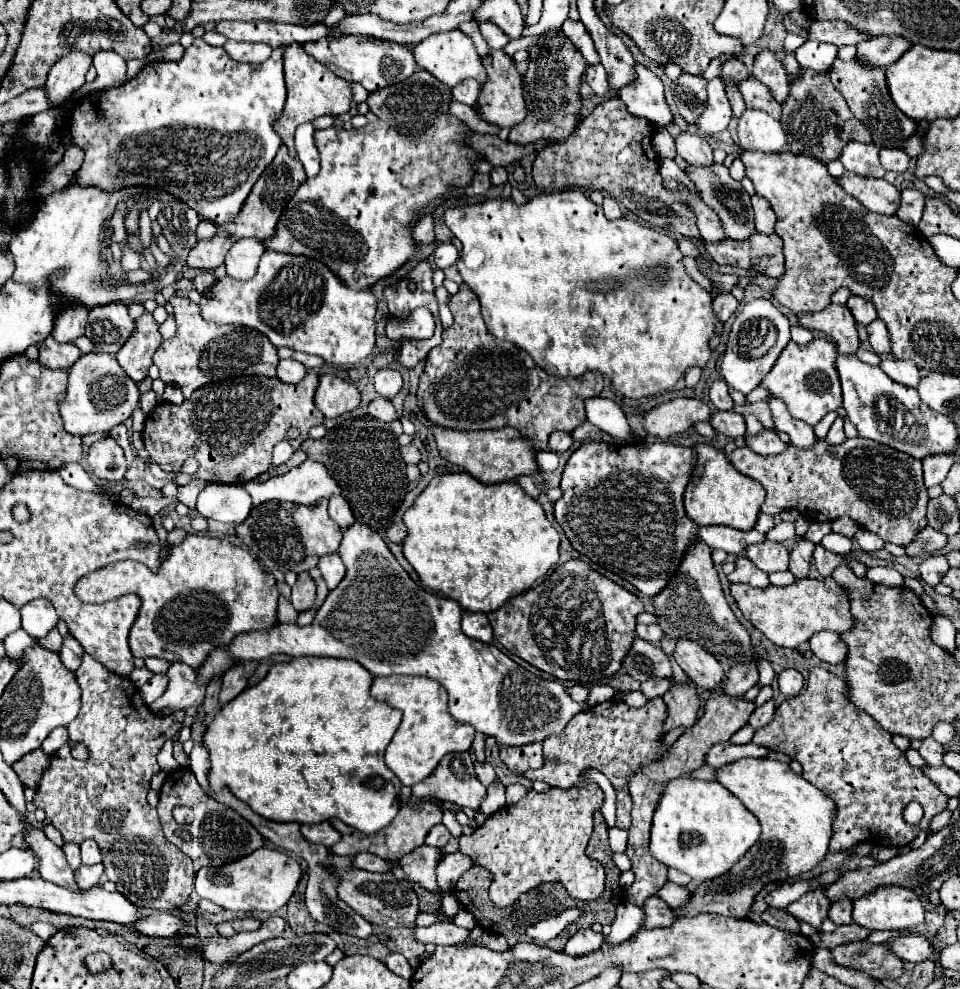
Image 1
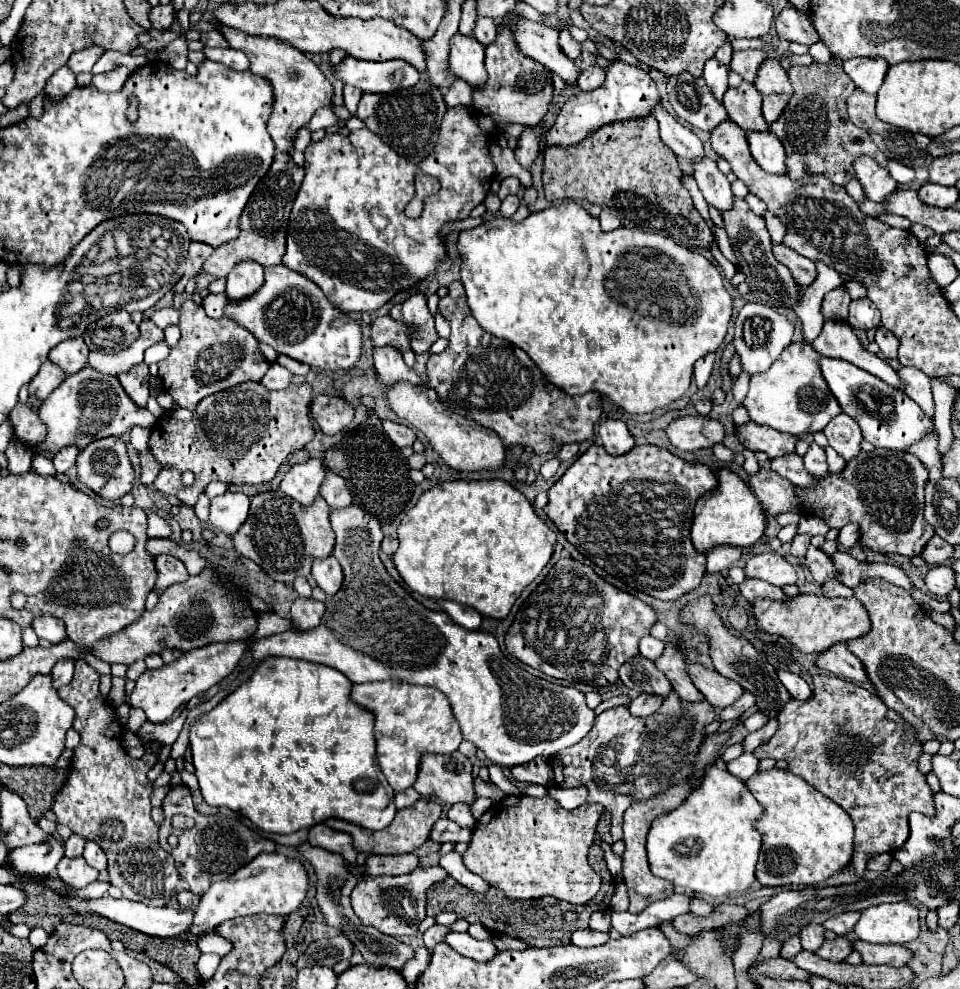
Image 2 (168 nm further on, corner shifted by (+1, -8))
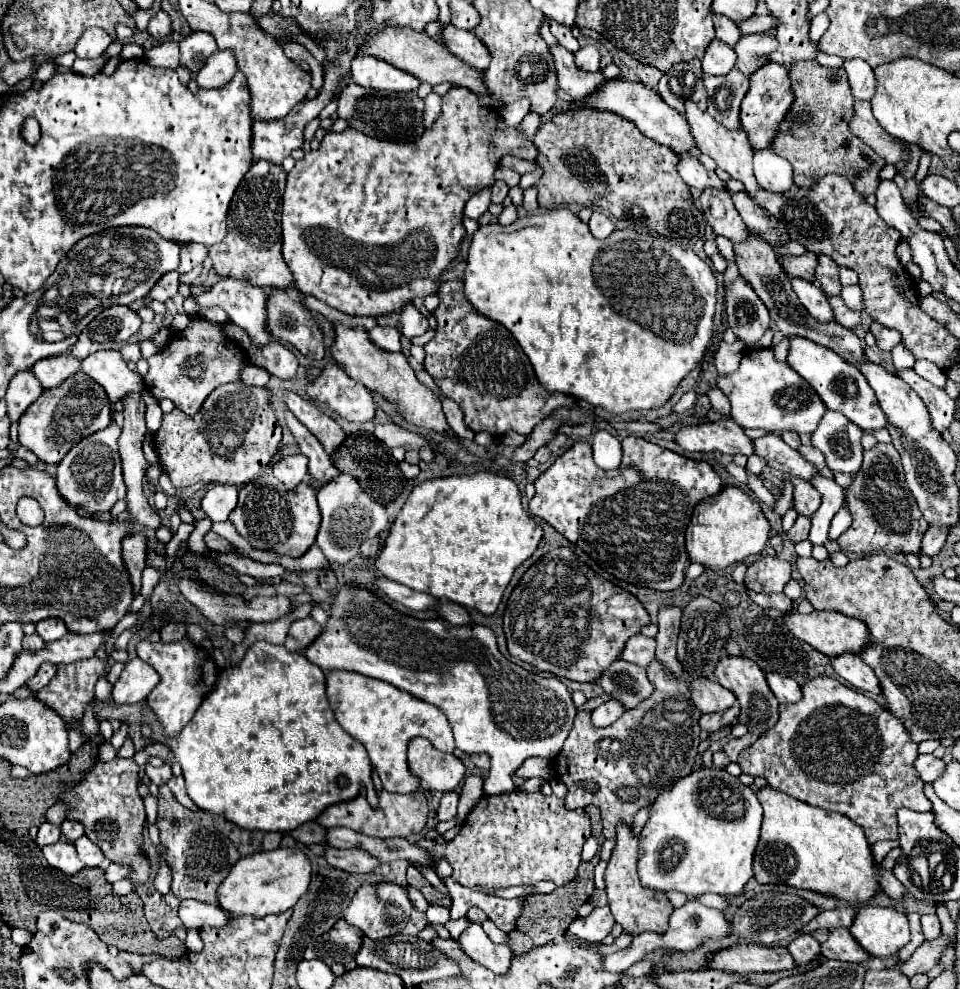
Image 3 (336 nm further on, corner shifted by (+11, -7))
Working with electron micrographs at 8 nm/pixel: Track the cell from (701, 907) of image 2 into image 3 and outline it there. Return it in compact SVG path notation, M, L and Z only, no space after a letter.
M688 900L684 906L680 908L674 908L674 912L670 914L670 922L668 922L668 930L663 934L654 932L644 932L638 934L632 944L624 950L618 950L614 954L610 954L606 960L604 960L604 968L610 970L610 972L622 972L626 968L630 968L636 960L642 960L646 958L646 954L654 952L654 950L694 950L696 946L700 946L704 942L704 938L724 938L728 934L728 920L724 916L724 912L720 910L714 910L714 908L708 908L708 906L702 906L694 900Z

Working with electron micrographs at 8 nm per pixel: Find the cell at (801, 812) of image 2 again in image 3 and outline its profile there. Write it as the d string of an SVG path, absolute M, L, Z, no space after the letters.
M772 786L760 788L756 794L764 808L764 824L754 854L754 878L760 884L786 884L852 902L866 902L874 896L878 876L860 826L844 814L784 796Z

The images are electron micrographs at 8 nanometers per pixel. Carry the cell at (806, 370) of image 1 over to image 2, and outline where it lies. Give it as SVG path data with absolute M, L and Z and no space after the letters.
M790 343L768 371L752 375L748 395L744 397L744 407L748 409L750 419L758 425L768 425L802 437L804 433L822 431L834 415L840 415L842 409L834 395L830 395L830 389L818 371L818 357L822 355L816 355L806 343Z

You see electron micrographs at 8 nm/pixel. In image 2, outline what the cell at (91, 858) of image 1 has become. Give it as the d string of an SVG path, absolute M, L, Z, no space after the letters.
M88 841L88 843L86 843L82 857L84 857L86 863L92 865L94 869L98 869L98 871L106 869L106 853L104 853L94 841Z

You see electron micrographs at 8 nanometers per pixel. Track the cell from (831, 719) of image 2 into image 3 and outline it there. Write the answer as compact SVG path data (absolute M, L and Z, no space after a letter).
M816 676L808 680L802 686L802 694L802 700L796 704L780 704L780 720L776 726L766 730L750 748L740 752L738 764L744 774L764 776L776 790L792 794L794 798L800 798L808 804L842 812L864 830L870 846L880 840L898 838L898 808L904 806L916 812L932 810L930 800L922 792L924 782L914 770L918 744L912 742L912 736L908 730L904 730L904 722L900 722L900 718L890 714L886 708L882 710L874 698L828 676Z

